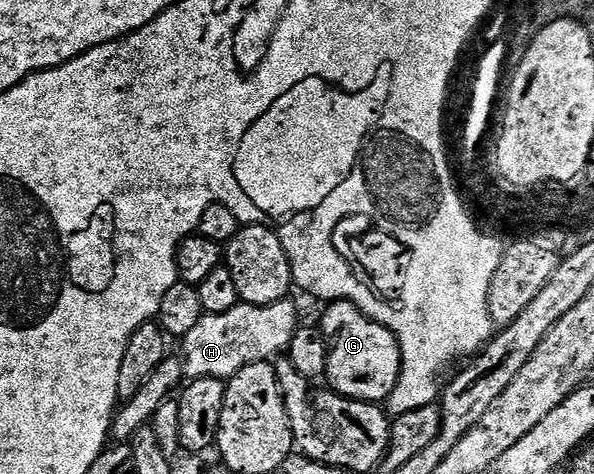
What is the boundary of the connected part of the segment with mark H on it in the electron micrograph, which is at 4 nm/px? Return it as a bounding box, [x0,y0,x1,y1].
[181,298,299,380]

